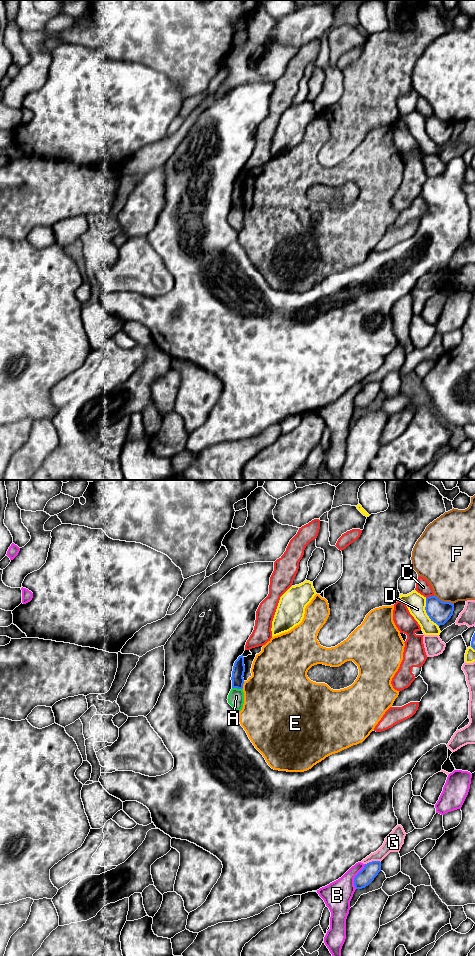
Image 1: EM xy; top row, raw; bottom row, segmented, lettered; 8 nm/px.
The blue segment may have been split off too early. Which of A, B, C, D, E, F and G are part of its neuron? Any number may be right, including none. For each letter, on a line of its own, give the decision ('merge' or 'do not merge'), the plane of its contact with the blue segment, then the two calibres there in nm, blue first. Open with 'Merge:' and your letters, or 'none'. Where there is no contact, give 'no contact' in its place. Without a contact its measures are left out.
Merge: none
A: do not merge; contact in xy; calibres 100 and 130 nm
B: do not merge; contact in xy; calibres 120 and 220 nm
C: do not merge; contact in xy; calibres 180 and 120 nm
D: do not merge; contact in xy; calibres 180 and 160 nm
E: do not merge; contact in xy; calibres 100 and 460 nm
F: do not merge; contact in xy; calibres 180 and 380 nm
G: do not merge; contact in xy; calibres 120 and 150 nm

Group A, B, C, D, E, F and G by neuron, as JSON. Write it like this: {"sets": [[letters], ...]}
{"sets": [["A", "C"], ["B"], ["D"], ["E"], ["F"], ["G"]]}

